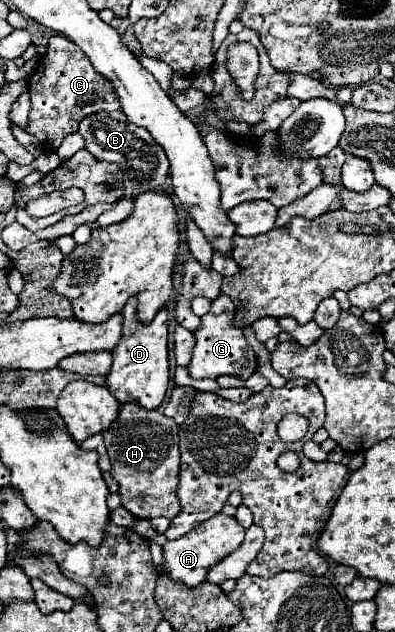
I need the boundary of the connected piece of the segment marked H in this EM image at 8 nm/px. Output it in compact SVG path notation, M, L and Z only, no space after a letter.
M127 403L121 407L115 423L101 435L111 459L109 473L119 483L121 505L137 519L173 519L181 511L175 495L179 481L179 437L175 421L159 411L147 411L137 403Z

